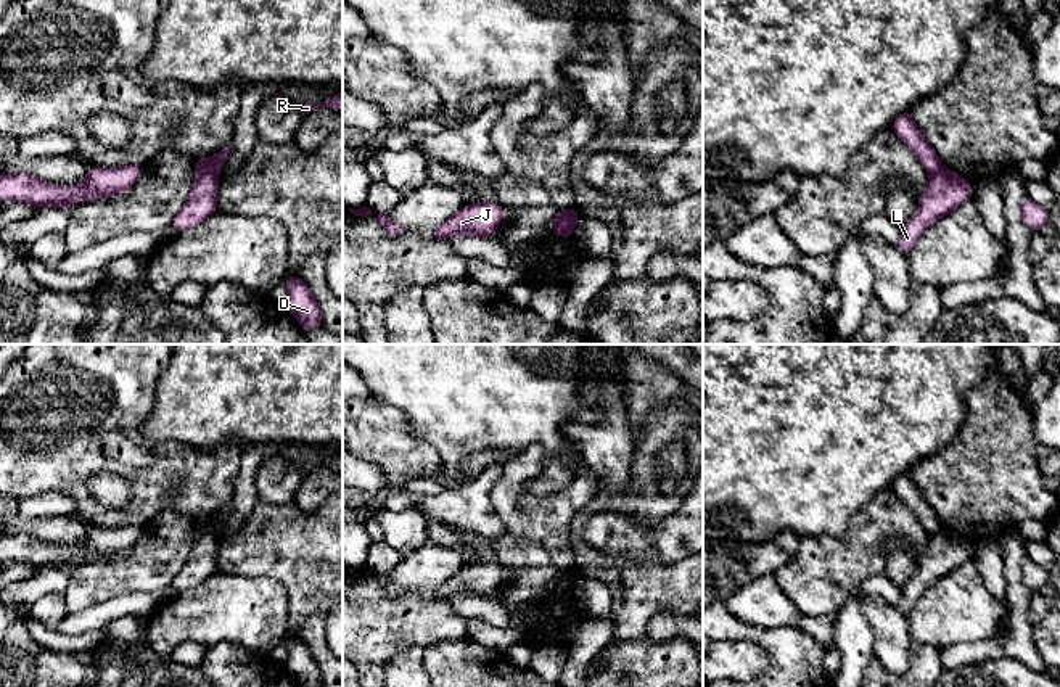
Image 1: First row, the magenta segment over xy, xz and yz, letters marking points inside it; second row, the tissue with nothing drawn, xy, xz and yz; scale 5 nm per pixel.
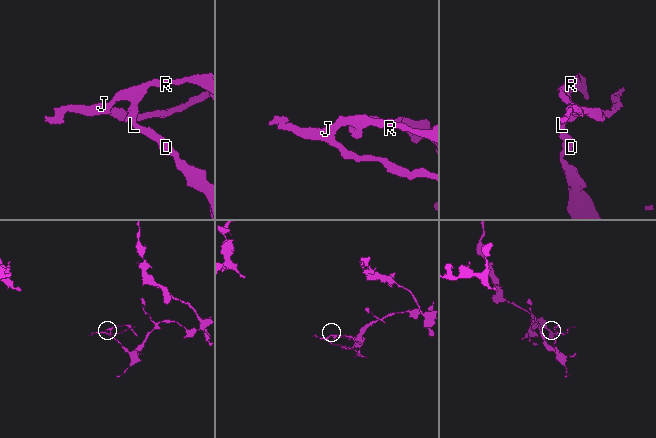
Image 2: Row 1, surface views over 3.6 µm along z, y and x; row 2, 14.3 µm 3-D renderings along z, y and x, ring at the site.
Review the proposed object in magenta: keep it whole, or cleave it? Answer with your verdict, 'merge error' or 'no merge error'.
merge error

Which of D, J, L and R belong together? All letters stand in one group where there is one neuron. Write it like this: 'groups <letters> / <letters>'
groups D L / J R

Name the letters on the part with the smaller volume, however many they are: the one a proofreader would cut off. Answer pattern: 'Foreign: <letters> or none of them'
Foreign: J, R

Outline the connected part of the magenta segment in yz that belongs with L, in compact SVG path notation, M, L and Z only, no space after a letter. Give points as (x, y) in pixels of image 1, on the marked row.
M941 167L936 174L930 175L915 216L907 220L902 233L896 240L898 248L909 256L922 233L936 219L951 214L970 200L972 183L959 174Z

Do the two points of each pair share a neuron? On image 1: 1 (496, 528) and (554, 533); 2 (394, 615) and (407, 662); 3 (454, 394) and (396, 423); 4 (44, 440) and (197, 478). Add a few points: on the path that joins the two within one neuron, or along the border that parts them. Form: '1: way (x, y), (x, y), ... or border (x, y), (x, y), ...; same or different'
1: border (489, 493), (491, 504), (505, 533); different
2: border (423, 649), (412, 647), (402, 650), (383, 670); different
3: border (373, 396), (398, 407), (409, 430), (431, 444); different
4: way (71, 481), (102, 515), (129, 515), (155, 499); same

